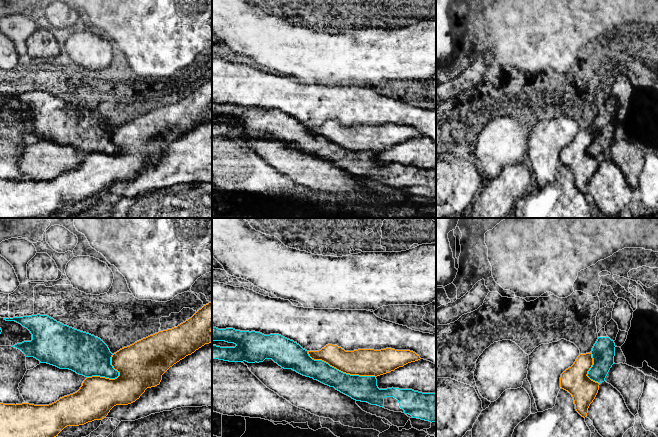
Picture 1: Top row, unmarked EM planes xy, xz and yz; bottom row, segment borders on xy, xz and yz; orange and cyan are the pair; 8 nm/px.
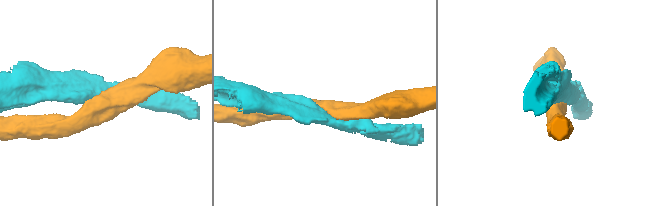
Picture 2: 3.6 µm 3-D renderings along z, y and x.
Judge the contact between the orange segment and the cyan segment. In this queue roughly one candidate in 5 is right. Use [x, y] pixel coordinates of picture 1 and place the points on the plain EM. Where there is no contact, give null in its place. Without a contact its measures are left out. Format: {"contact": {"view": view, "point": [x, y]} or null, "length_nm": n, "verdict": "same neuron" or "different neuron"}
{"contact": {"view": "xz", "point": [340, 146]}, "length_nm": 600, "verdict": "different neuron"}

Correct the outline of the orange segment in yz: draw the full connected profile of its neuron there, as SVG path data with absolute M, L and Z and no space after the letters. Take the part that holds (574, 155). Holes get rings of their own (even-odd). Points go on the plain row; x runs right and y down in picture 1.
M591 129L580 130L574 140L560 153L560 163L572 171L576 187L584 194L587 192L588 184L595 175L600 161L587 152L592 141Z

